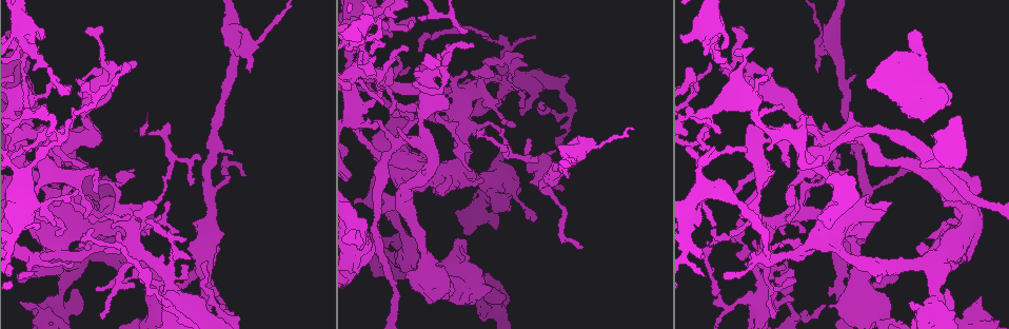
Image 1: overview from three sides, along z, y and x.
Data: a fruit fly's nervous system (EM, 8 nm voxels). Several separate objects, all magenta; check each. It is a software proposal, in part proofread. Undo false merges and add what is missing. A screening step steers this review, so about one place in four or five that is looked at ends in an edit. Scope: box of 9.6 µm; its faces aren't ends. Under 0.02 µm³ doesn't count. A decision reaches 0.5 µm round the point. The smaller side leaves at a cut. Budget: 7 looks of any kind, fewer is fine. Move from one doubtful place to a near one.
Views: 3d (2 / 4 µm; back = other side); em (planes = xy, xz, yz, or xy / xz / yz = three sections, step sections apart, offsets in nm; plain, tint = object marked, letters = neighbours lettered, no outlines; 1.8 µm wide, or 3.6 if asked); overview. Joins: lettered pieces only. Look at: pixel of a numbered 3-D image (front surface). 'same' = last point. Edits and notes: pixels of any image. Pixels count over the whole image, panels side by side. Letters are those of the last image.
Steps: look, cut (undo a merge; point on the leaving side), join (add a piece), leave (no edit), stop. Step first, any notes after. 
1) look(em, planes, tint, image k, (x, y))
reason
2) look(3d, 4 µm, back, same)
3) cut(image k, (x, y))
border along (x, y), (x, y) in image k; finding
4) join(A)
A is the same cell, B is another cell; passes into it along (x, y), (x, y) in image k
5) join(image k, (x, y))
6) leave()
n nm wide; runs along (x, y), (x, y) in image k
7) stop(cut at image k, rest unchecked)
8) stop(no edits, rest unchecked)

look(em, planes, letters, image 1, (21, 34))
abrupt turn

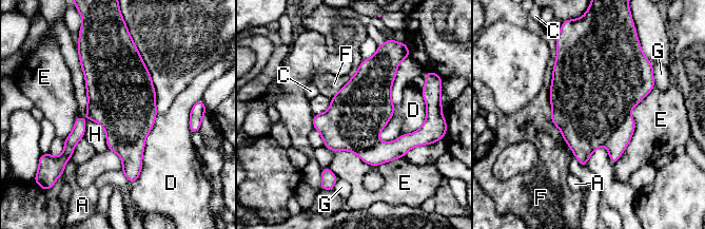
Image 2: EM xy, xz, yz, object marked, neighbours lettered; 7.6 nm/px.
leave()
A, C, D, E, F, G and H are other cells; all the same neuron

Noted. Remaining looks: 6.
look(em, planes, letters, image 1, (702, 190))
thick turns thin

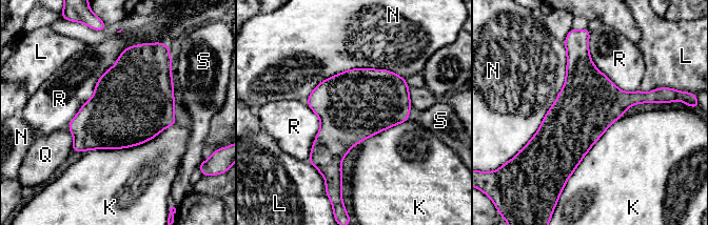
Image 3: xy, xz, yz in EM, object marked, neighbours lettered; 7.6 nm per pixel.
leave()
460 nm wide; K, L, N, Q, R and S are other cells; border along (176, 123), (139, 144), (84, 151) in image 3; continuous, no second neuron

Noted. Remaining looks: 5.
look(em, planes, tint, image 1, (63, 311))

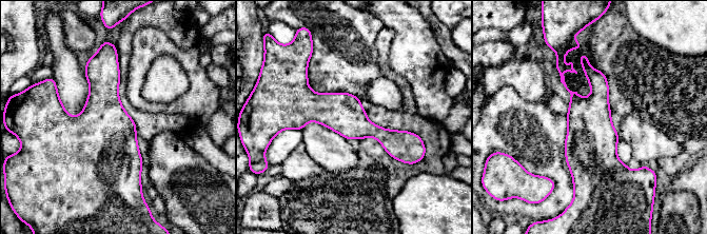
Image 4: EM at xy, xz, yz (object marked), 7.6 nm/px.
look(em, planes, letters, same)
see the neighbours

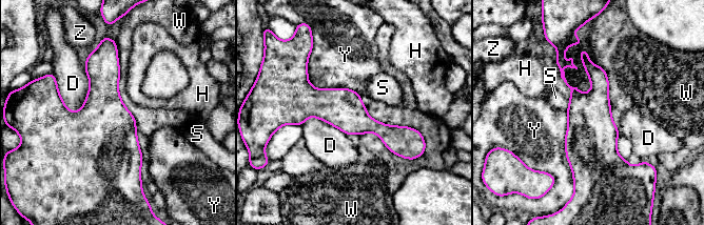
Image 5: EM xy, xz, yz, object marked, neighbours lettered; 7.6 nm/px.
leave()
D, H, S, W, Y and Z are other cells; runs along (291, 108), (414, 133) in image 5; one neuron here

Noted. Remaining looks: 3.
stop(no edits, rest unchecked)

